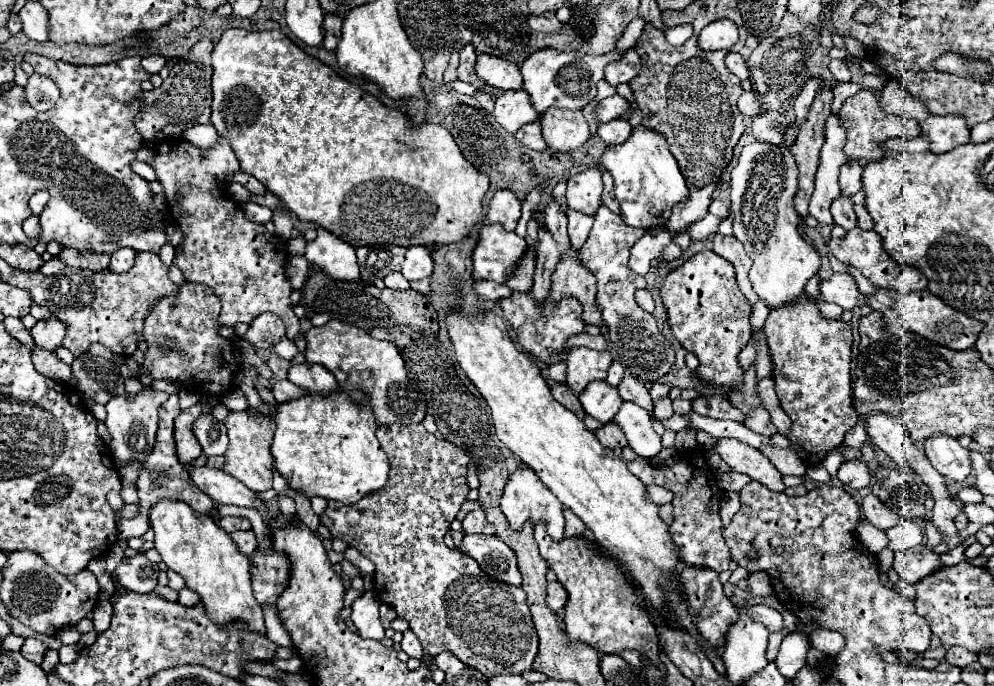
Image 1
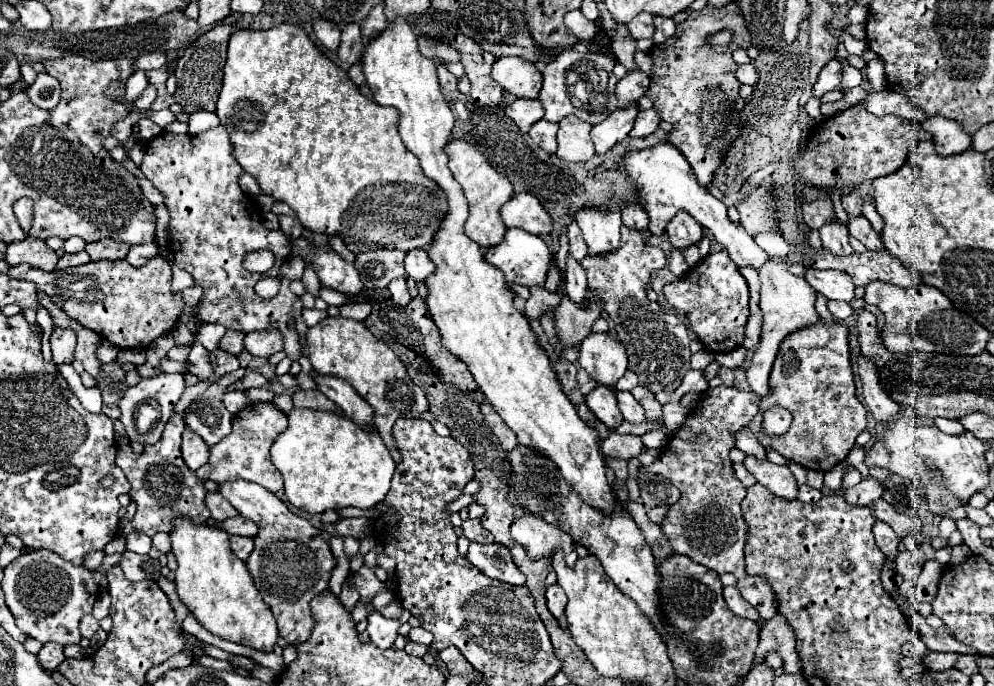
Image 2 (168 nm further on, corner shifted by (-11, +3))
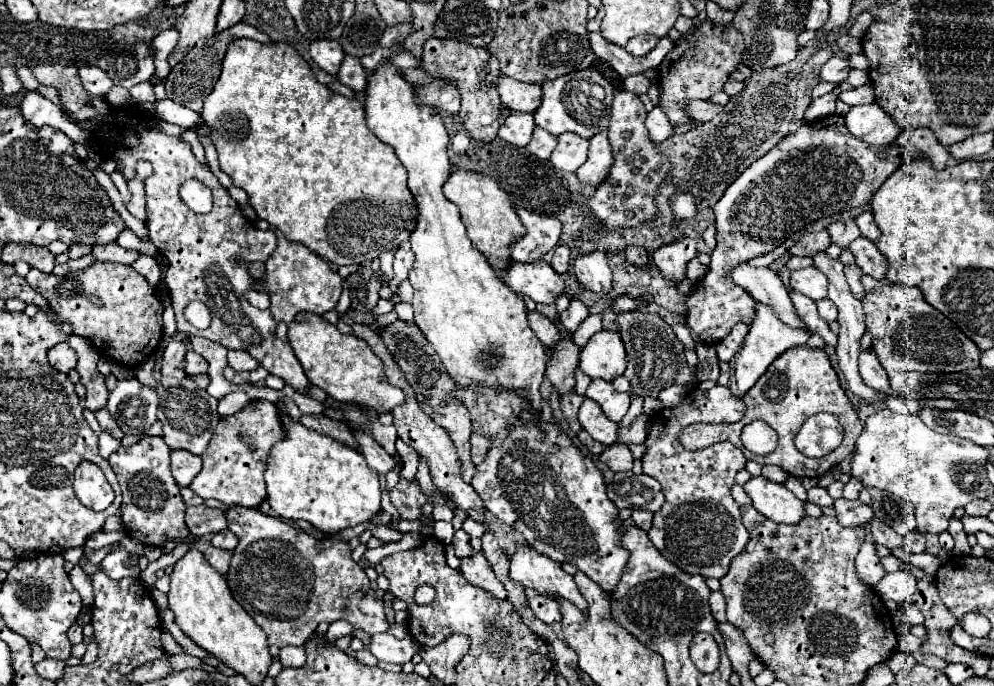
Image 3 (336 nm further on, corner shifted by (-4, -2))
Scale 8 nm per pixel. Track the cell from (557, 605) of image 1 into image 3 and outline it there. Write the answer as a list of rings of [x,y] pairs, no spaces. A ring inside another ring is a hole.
[[[538,595],[534,599],[528,601],[532,611],[536,613],[538,619],[542,619],[546,625],[552,625],[552,623],[558,623],[562,619],[560,615],[560,609],[558,609],[558,603],[552,599],[552,597],[546,597],[546,595]]]

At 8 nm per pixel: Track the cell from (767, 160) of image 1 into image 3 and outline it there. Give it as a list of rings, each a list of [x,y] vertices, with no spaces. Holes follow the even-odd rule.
[[[762,303],[756,305],[756,317],[750,323],[750,331],[744,339],[744,347],[738,351],[738,355],[734,357],[734,375],[738,375],[738,395],[742,397],[770,367],[770,363],[784,353],[790,347],[796,345],[806,345],[810,333],[808,331],[800,331],[798,327],[788,327],[778,315],[776,311],[772,311],[772,307],[764,307]]]

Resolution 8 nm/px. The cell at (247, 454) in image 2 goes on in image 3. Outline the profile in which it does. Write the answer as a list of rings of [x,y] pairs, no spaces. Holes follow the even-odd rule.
[[[252,401],[242,411],[222,417],[208,449],[202,453],[204,467],[190,483],[192,491],[202,499],[214,497],[232,505],[258,507],[266,499],[266,483],[264,483],[264,467],[266,457],[274,443],[284,437],[280,415],[270,401]]]

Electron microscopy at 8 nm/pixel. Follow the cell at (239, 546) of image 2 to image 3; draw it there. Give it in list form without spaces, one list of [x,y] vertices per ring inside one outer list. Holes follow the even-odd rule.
[[[210,545],[204,551],[204,557],[208,559],[208,563],[212,567],[216,567],[220,573],[224,573],[224,571],[228,571],[228,563],[232,561],[232,551],[224,551],[224,549],[218,549],[218,547]]]

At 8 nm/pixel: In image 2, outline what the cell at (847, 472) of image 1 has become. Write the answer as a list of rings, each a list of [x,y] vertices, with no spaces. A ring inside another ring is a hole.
[[[867,478],[867,480],[861,480],[857,486],[845,490],[845,496],[843,498],[851,506],[869,506],[875,500],[879,500],[881,494],[883,494],[881,484],[875,478]]]

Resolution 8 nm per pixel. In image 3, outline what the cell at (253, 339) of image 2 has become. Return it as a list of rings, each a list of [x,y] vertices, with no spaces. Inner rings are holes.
[[[228,351],[228,363],[230,367],[234,367],[236,371],[254,371],[260,363],[256,363],[256,359],[252,359],[252,355],[248,355],[248,351]]]

